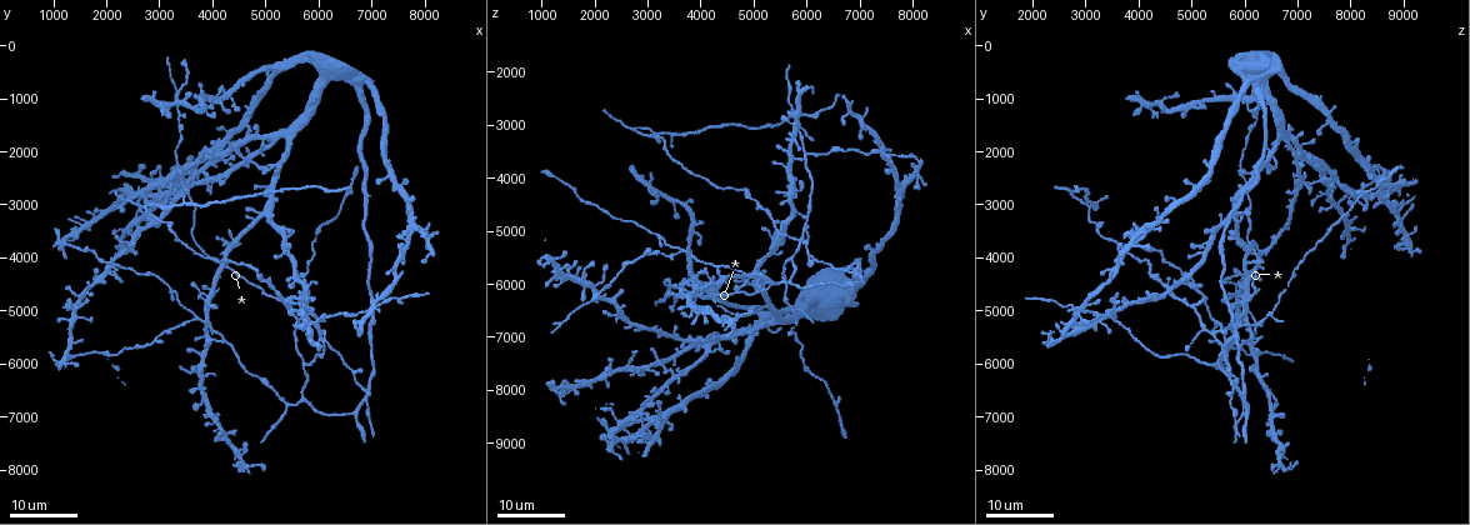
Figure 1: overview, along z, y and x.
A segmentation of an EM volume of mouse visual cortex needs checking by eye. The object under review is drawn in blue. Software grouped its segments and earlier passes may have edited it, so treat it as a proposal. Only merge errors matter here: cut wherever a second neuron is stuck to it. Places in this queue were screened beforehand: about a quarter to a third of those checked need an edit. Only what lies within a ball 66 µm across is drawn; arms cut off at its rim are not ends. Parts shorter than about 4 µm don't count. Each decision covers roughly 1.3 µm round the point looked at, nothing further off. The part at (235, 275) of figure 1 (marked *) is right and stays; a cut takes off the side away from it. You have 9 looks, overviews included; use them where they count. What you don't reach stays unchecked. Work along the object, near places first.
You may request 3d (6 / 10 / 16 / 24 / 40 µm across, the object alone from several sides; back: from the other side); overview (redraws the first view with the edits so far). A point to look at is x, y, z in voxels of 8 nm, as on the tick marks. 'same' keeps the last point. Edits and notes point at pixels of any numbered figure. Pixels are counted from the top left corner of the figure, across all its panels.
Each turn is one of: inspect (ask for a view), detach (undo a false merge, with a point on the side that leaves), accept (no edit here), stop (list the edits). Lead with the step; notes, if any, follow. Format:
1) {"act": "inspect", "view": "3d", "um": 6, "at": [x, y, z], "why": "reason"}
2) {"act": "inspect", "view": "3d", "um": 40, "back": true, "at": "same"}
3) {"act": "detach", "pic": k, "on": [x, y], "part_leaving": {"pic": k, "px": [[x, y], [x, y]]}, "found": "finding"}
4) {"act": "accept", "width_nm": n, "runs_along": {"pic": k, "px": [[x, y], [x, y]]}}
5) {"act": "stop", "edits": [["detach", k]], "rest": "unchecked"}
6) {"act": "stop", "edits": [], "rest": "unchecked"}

{"act": "inspect", "view": "3d", "um": 16, "at": [3700, 5100, 5400]}

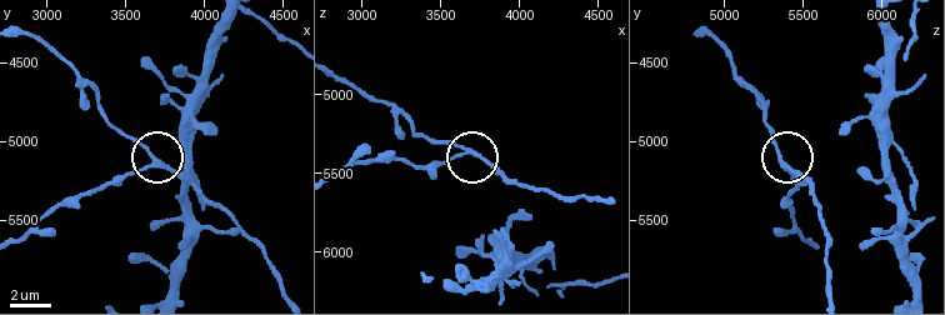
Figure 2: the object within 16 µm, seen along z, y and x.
{"act": "inspect", "view": "3d", "um": 10, "at": [3680, 5140, 5360]}

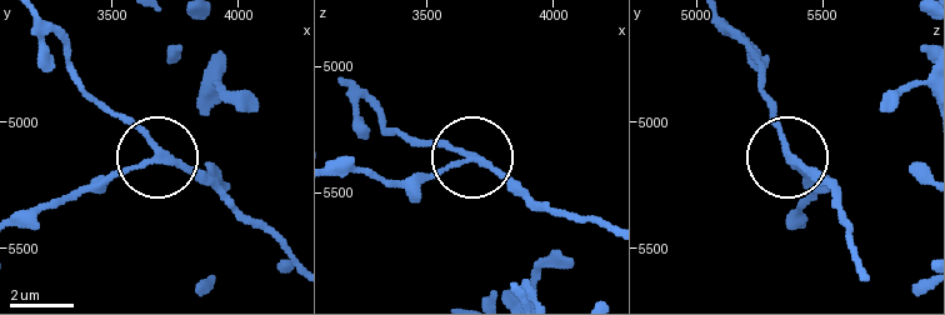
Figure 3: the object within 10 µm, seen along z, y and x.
{"act": "accept", "width_nm": 170, "runs_along": {"pic": 3, "px": [[606, 229], [550, 214], [453, 146], [415, 144]]}, "found": "one neuron here"}

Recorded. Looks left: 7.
{"act": "inspect", "view": "3d", "um": 24, "at": [5950, 5850, 4900], "why": "two arms in line, one across"}

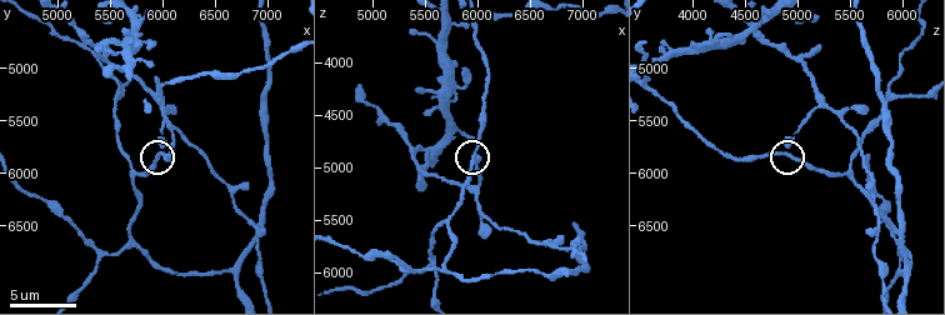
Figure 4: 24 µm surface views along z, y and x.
{"act": "inspect", "view": "3d", "um": 6, "at": [6000, 5820, 4860], "why": "closer look"}

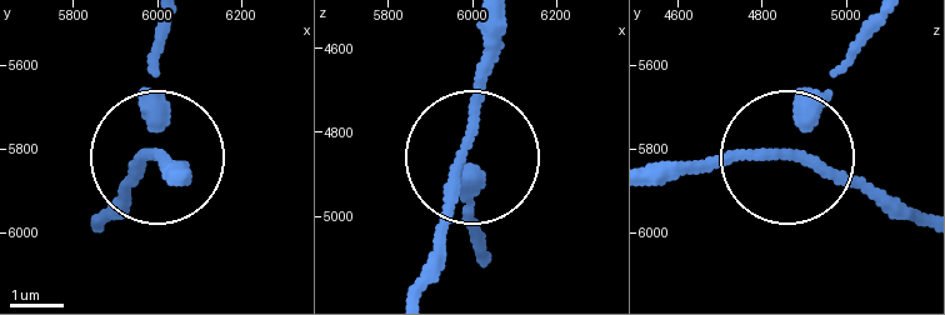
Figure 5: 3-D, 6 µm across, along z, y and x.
{"act": "accept", "runs_along": {"pic": 5, "px": [[411, 290], [446, 210], [488, 26]]}, "found": "one neuron here"}

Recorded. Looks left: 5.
{"act": "inspect", "view": "3d", "um": 6, "at": [5940, 5300, 5220], "why": "three-way junction"}

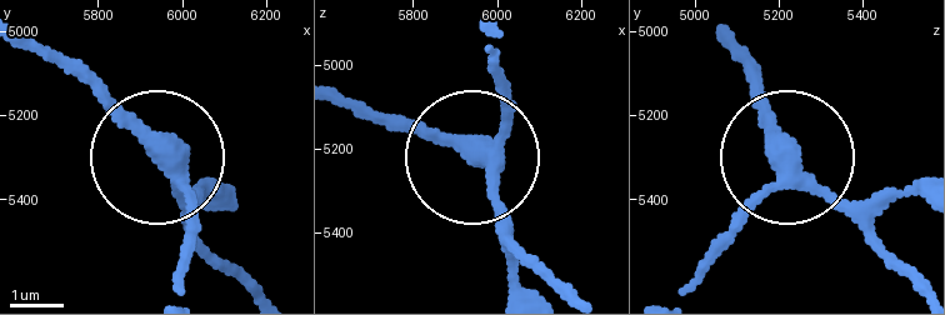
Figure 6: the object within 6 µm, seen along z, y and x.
{"act": "accept", "width_nm": 330, "runs_along": {"pic": 6, "px": [[494, 45], [499, 126], [476, 166], [548, 269]]}, "found": "all the same neuron"}

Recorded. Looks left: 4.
{"act": "inspect", "view": "3d", "um": 16, "at": [4200, 4050, 6250], "why": "four-way junction"}

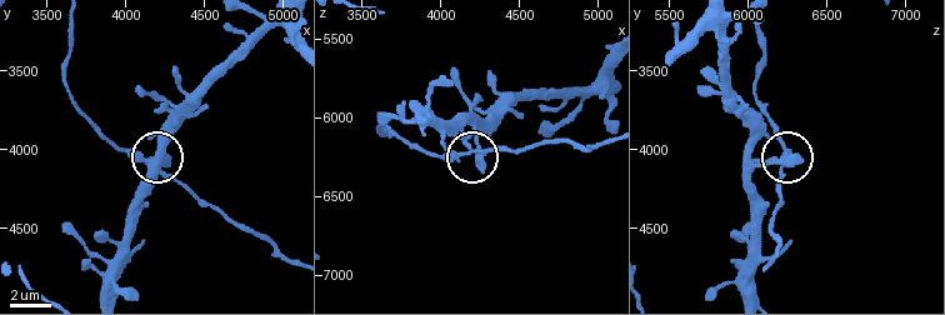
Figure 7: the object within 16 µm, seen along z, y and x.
{"act": "inspect", "view": "3d", "um": 6, "at": "same"}

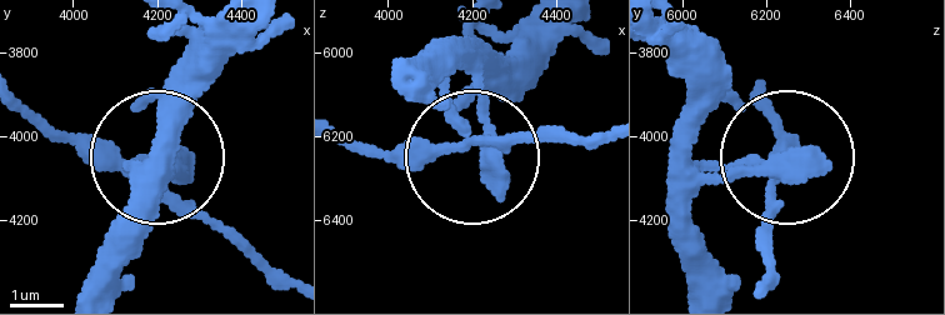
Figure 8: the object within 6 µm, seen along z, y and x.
{"act": "accept", "arms": 4, "runs_along": {"pic": 8, "px": [[566, 136], [495, 136], [481, 159], [348, 150]]}, "found": "continuous, no second neuron"}

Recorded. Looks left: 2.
{"act": "stop", "edits": [], "rest": "unchecked"}

